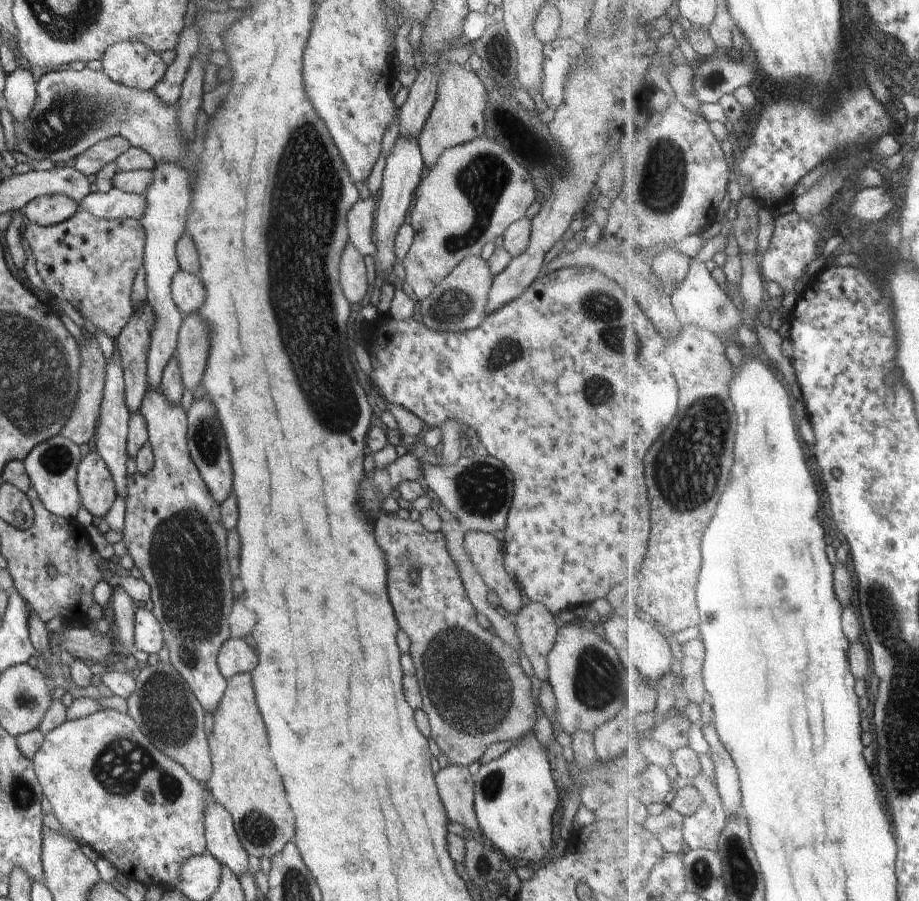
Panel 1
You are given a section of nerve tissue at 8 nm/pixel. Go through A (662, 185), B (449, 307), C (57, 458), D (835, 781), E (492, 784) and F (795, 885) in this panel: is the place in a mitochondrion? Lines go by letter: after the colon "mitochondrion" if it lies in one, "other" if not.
A: mitochondrion
B: mitochondrion
C: mitochondrion
D: other
E: mitochondrion
F: other

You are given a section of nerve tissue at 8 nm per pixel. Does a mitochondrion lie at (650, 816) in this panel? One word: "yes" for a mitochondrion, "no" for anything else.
no

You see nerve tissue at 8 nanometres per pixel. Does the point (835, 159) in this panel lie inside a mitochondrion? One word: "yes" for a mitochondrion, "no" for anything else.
no

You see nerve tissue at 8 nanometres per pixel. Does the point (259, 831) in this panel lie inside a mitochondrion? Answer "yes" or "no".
yes

